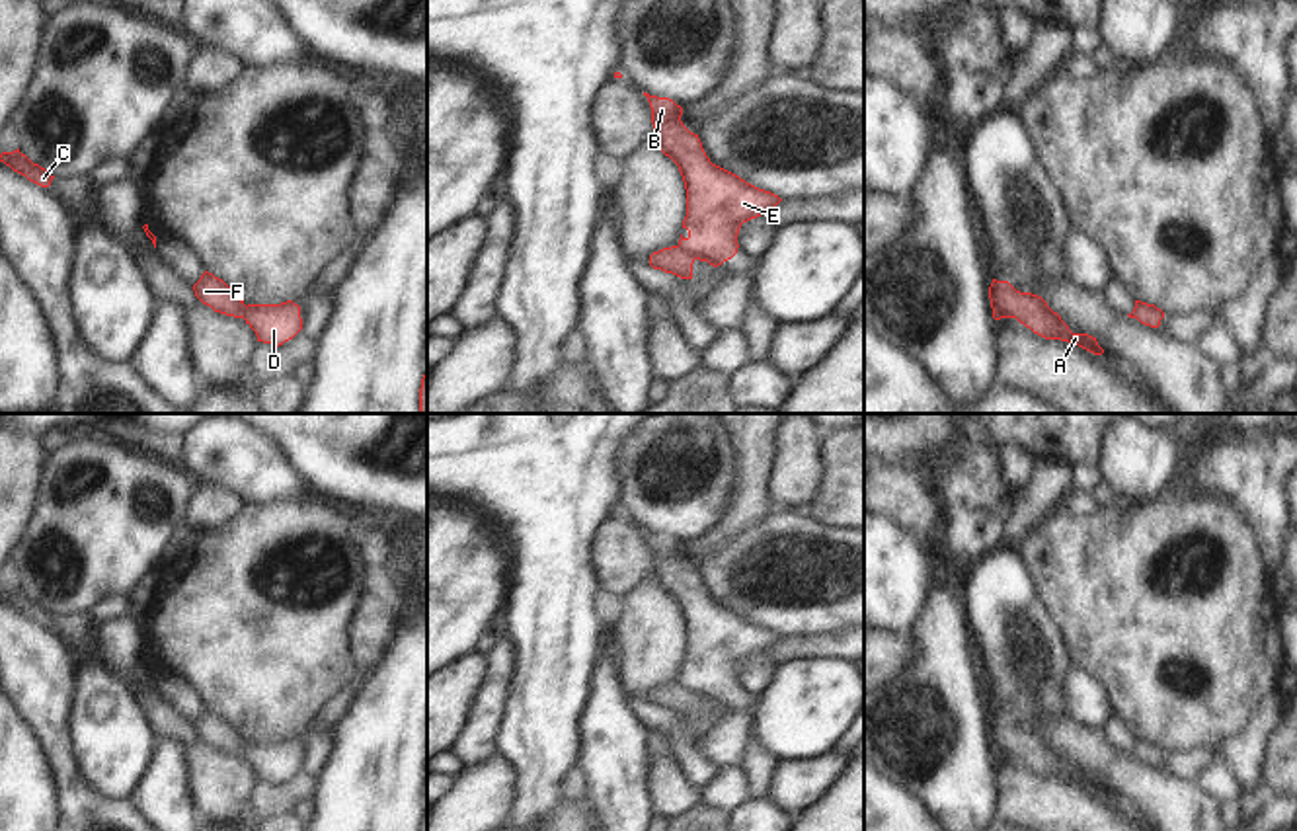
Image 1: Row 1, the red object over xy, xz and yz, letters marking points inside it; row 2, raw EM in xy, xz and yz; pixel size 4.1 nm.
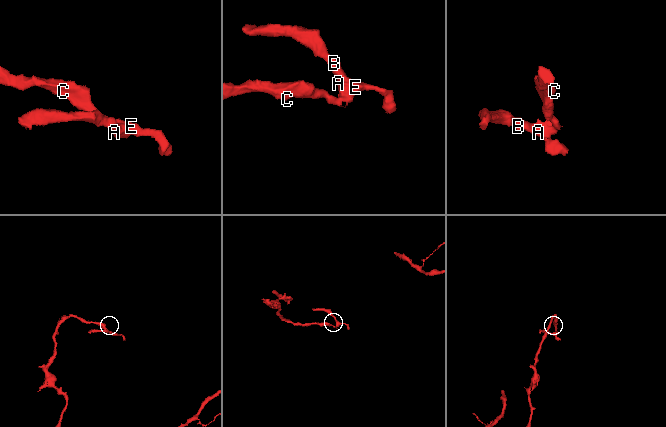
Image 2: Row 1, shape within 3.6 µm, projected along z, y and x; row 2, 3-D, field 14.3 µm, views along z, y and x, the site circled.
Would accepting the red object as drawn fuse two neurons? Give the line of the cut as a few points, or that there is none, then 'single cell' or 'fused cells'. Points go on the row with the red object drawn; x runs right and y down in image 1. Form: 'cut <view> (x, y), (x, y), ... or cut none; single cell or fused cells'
cut xz (677, 246), (695, 258); fused cells

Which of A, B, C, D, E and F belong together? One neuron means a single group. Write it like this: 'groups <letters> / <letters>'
groups A B D E / C F

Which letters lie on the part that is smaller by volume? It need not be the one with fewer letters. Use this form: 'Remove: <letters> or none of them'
Remove: A, B, D, E

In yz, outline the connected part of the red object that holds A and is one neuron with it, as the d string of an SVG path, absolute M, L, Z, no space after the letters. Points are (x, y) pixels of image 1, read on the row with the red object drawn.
M993 279L989 298L995 320L1016 318L1020 324L1045 339L1069 341L1094 355L1104 353L1096 337L1088 334L1073 334L1061 316L1053 312L1038 295L1020 293L1008 281Z

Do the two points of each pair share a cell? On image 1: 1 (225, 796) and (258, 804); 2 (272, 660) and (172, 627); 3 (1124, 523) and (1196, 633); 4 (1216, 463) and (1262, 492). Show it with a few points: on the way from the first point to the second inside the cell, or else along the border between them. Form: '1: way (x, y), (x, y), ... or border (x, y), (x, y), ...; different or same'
1: border (258, 779), (244, 810); different
2: way (246, 634), (238, 627), (197, 627); same
3: way (1124, 551), (1124, 560), (1169, 605); same
4: way (1227, 467), (1237, 467), (1251, 480); same

